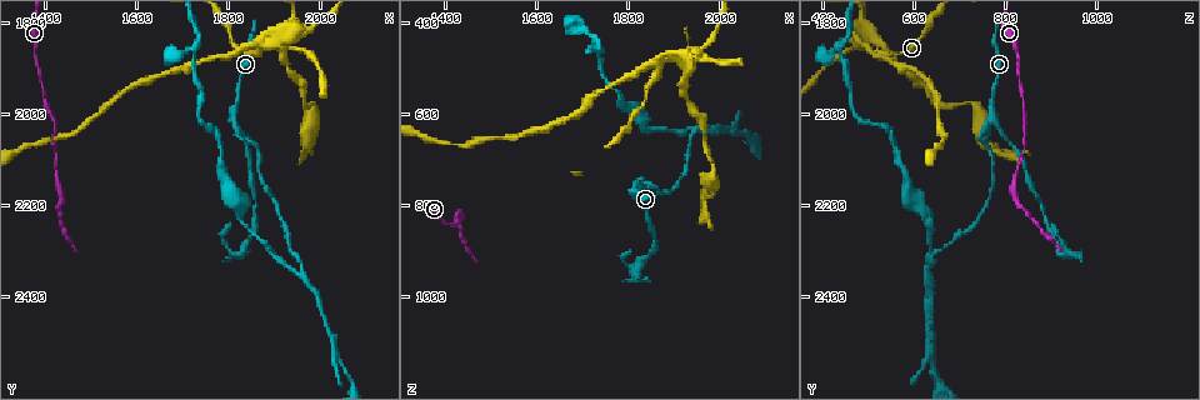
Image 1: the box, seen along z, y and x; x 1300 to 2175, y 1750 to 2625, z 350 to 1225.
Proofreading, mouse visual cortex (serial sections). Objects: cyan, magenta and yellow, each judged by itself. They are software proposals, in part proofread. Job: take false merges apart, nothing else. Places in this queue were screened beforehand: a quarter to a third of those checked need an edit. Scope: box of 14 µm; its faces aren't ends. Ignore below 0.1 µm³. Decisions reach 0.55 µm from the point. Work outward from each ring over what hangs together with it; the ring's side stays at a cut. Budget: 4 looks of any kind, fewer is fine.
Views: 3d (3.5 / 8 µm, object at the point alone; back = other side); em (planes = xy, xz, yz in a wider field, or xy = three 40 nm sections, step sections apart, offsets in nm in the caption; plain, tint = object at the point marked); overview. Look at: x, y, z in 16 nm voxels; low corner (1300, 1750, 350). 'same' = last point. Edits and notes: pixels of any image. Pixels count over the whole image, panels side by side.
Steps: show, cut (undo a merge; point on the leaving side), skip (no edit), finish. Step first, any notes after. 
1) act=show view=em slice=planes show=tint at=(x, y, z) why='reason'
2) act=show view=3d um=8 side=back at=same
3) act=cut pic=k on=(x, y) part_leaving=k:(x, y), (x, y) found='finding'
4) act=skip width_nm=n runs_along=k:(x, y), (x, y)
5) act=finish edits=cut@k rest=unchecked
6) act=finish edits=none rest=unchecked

act=show view=3d um=8 side=back at=(1925, 1835, 480) why='sharp bend'

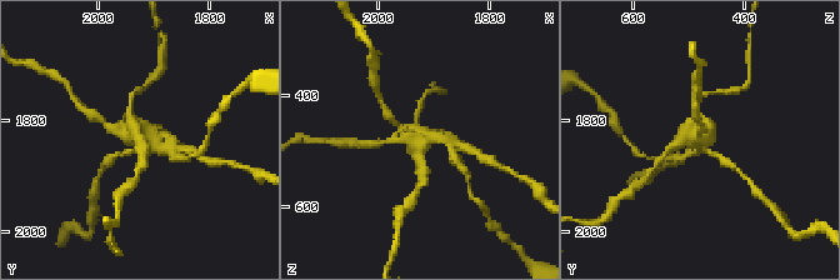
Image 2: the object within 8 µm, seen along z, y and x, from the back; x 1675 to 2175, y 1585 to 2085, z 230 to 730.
act=show view=em slice=xy step=2 show=tint at=(1925, 1835, 480)

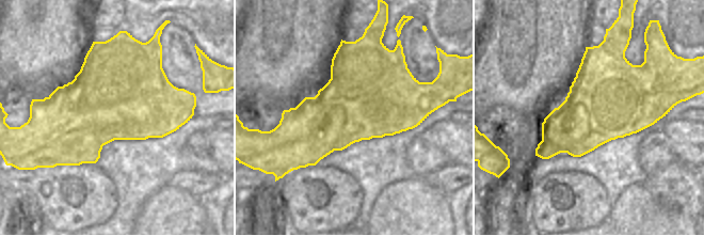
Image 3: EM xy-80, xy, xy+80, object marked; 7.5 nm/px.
act=cut pic=2 on=(130, 135) border=3:(337, 139), (324, 122), (280, 146) found='a second cell is stuck on'

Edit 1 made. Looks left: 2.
act=show view=3d um=3.5 at=(1805, 2000, 775) why='branch point'

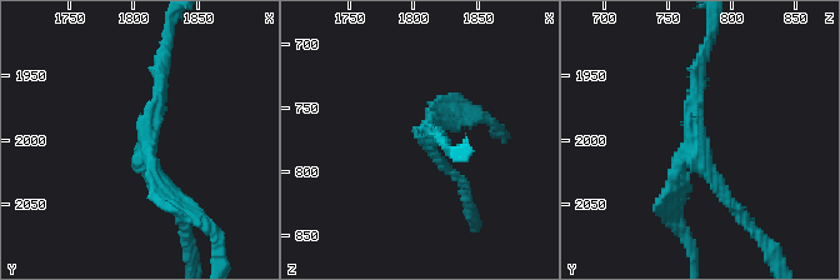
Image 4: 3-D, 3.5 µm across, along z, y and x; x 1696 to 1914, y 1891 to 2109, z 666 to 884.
act=show view=em slice=xy step=3 show=tint at=(1812, 2000, 772)

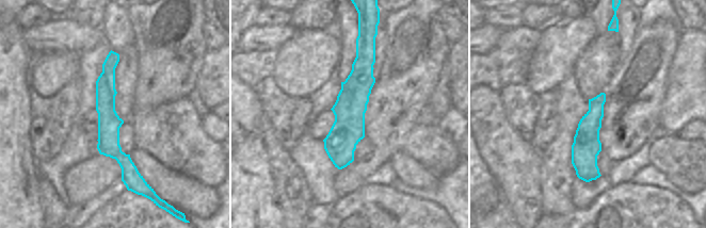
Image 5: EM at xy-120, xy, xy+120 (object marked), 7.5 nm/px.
act=cut pic=4 on=(448, 99) part_leaving=4:(679, 168), (666, 205), (691, 251) found='a second cell is stuck on'

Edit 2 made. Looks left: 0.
act=finish edits=cut@2,cut@4 rest=unchecked

